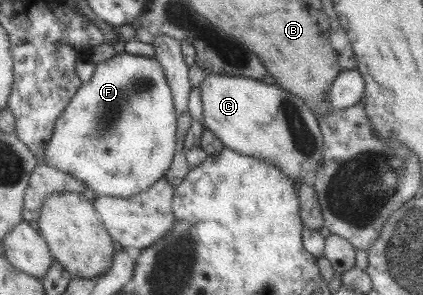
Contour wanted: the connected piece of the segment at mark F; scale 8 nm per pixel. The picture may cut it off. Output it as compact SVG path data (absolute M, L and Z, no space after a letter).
M123 51L121 54L116 54L114 57L107 59L105 62L96 64L91 79L81 83L65 105L65 109L61 111L61 115L55 119L53 134L48 145L43 149L43 164L59 168L65 172L69 172L73 178L77 178L85 183L85 189L94 191L97 196L115 196L129 197L133 194L145 191L149 186L153 185L159 178L164 177L164 173L171 165L173 153L175 149L175 118L178 115L173 108L173 100L171 100L171 90L165 80L163 69L155 59L149 57L141 57L141 55L129 55Z

